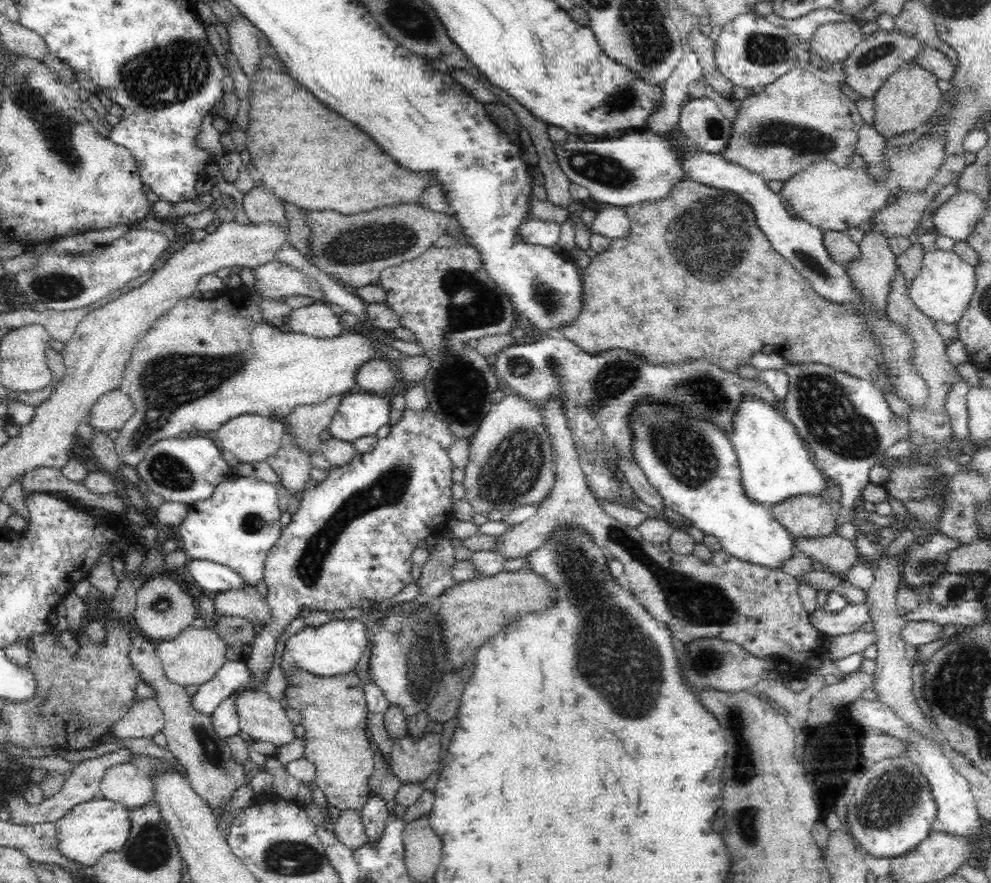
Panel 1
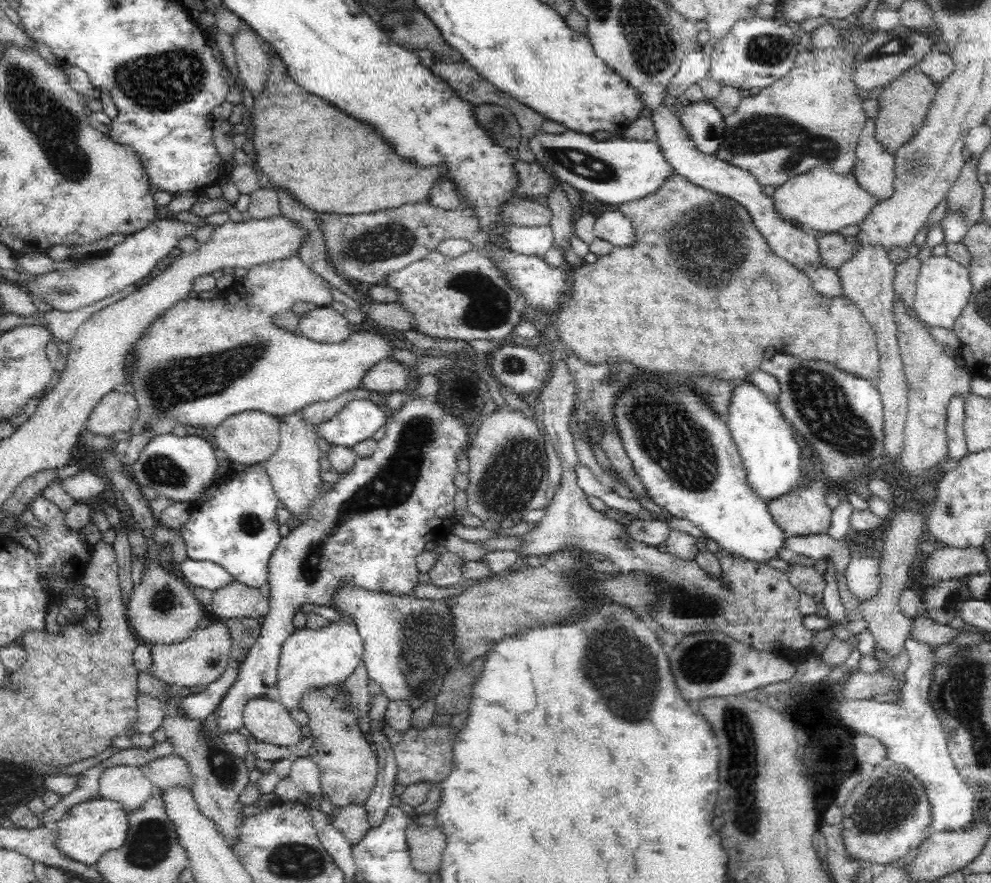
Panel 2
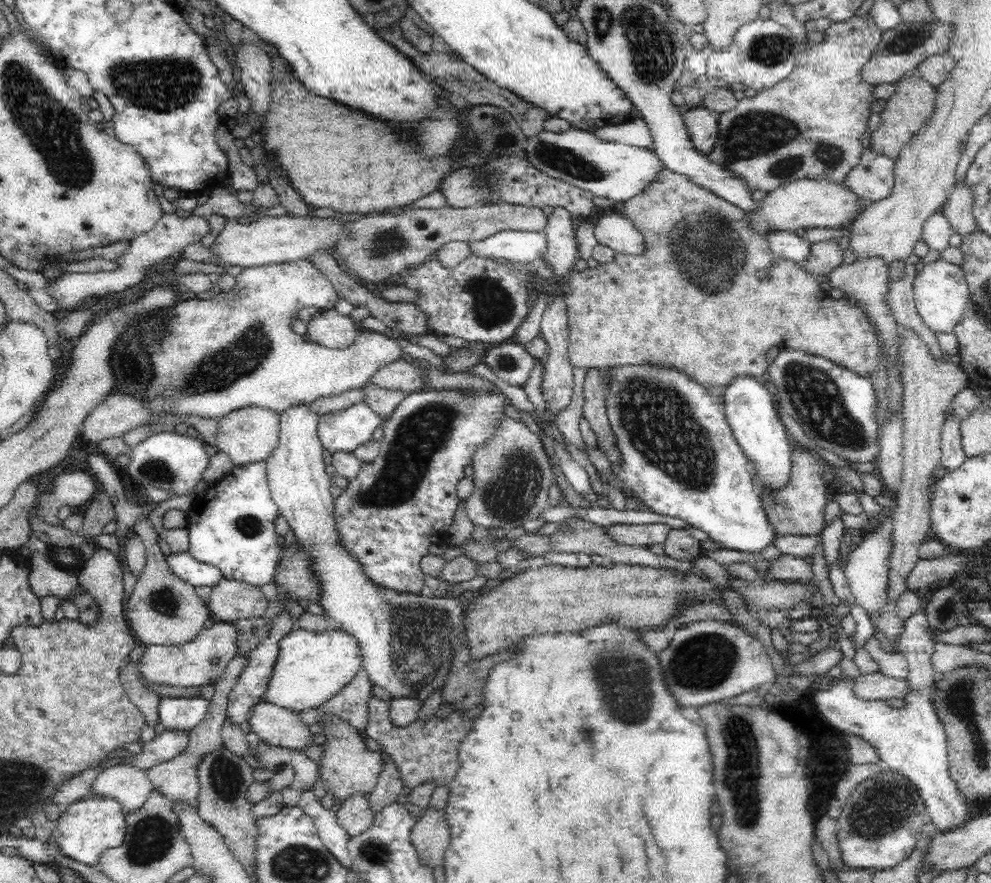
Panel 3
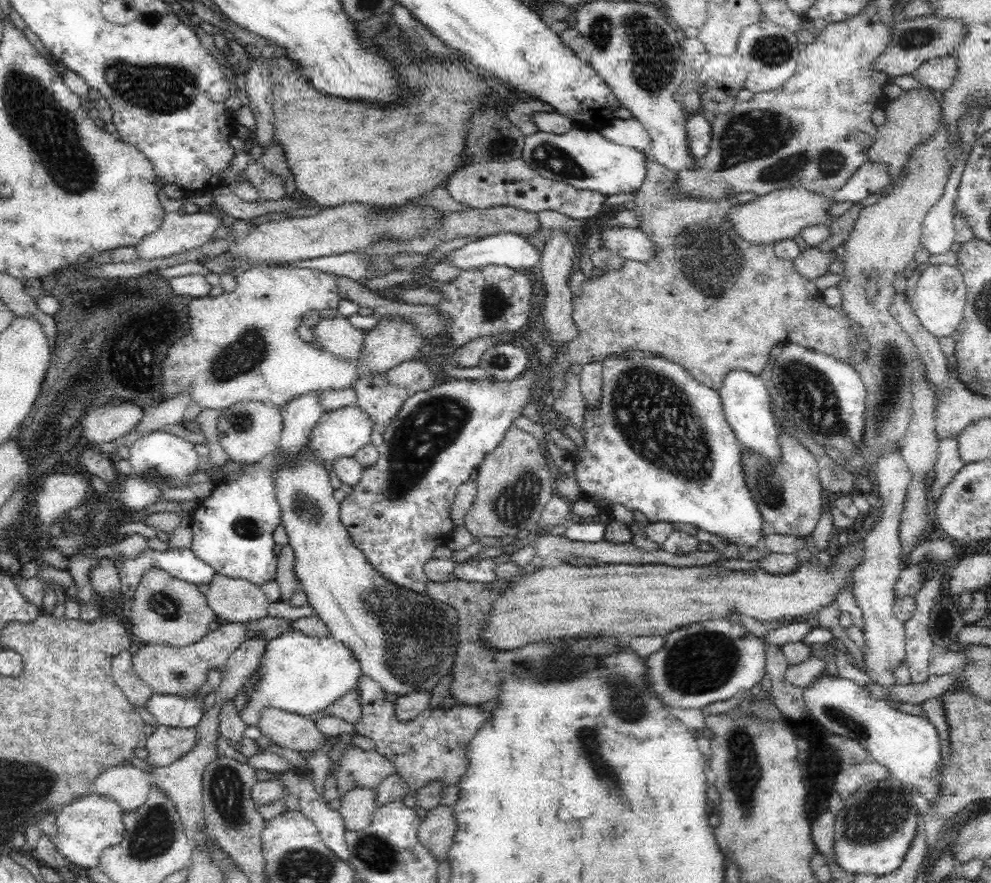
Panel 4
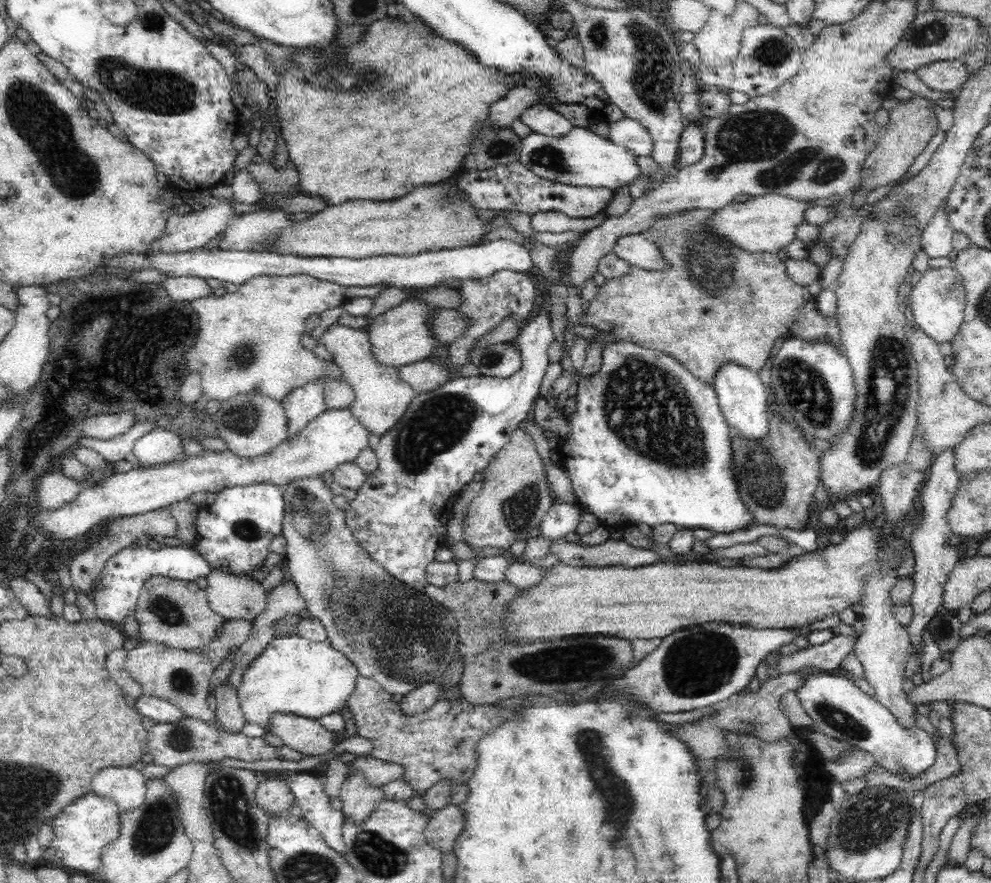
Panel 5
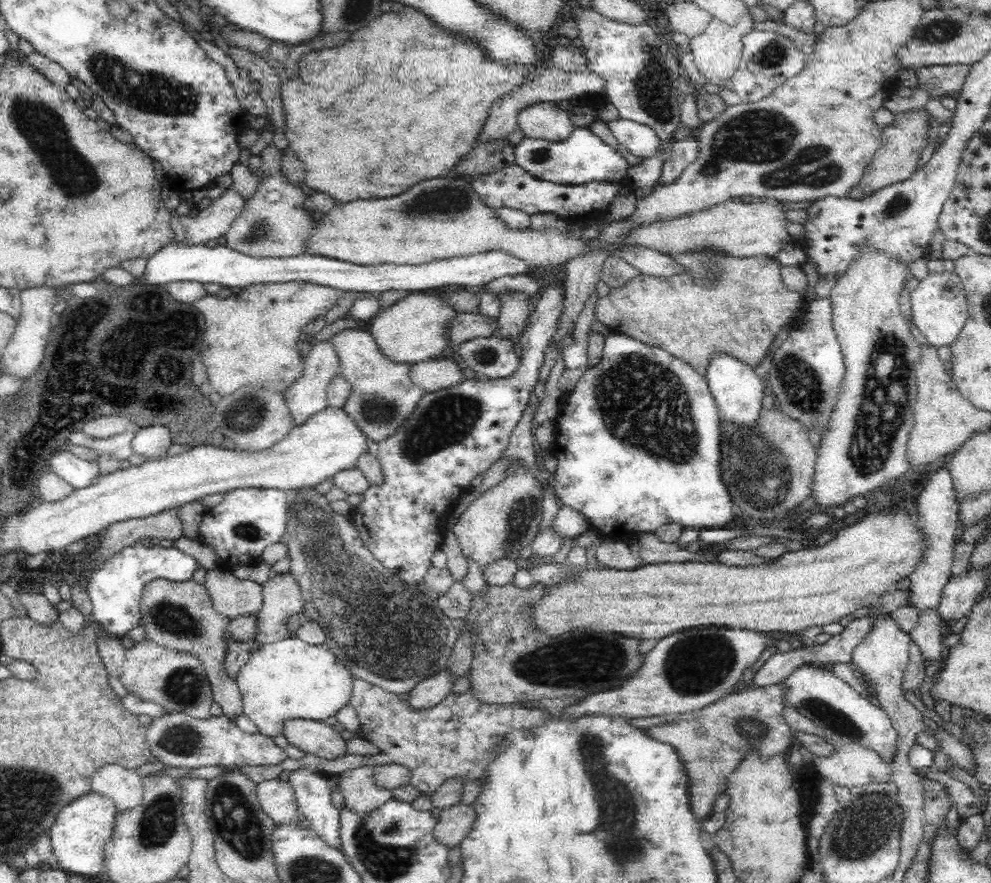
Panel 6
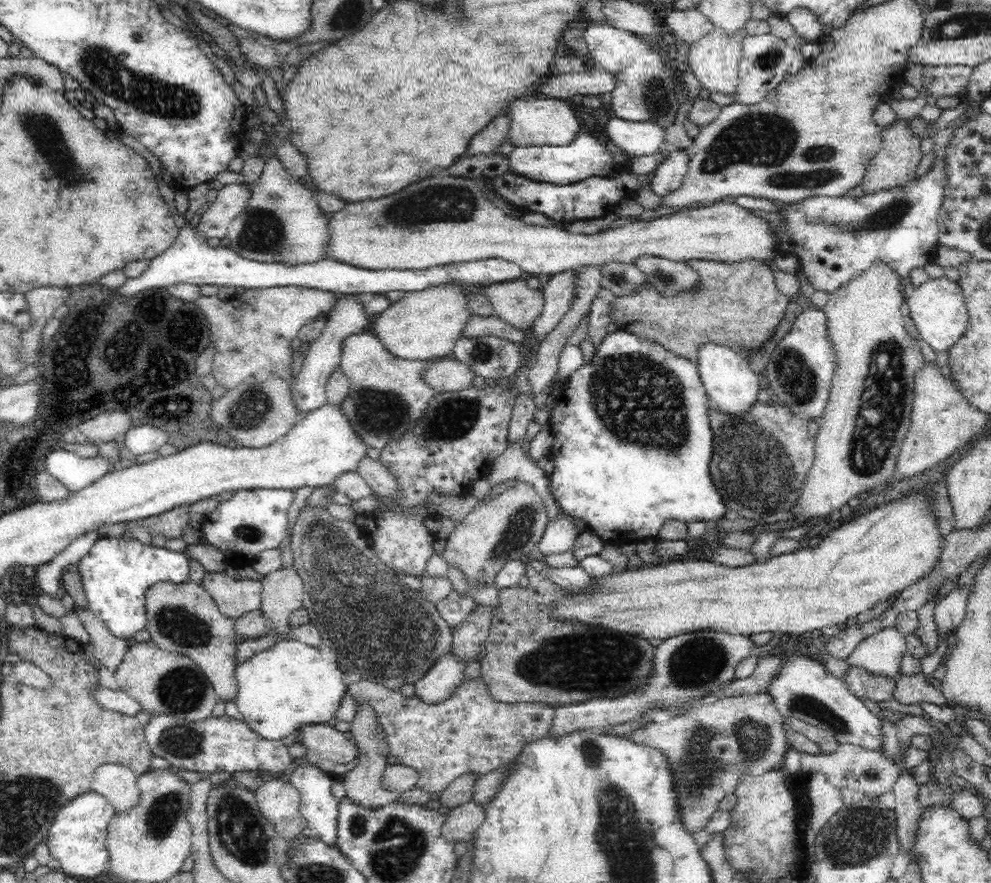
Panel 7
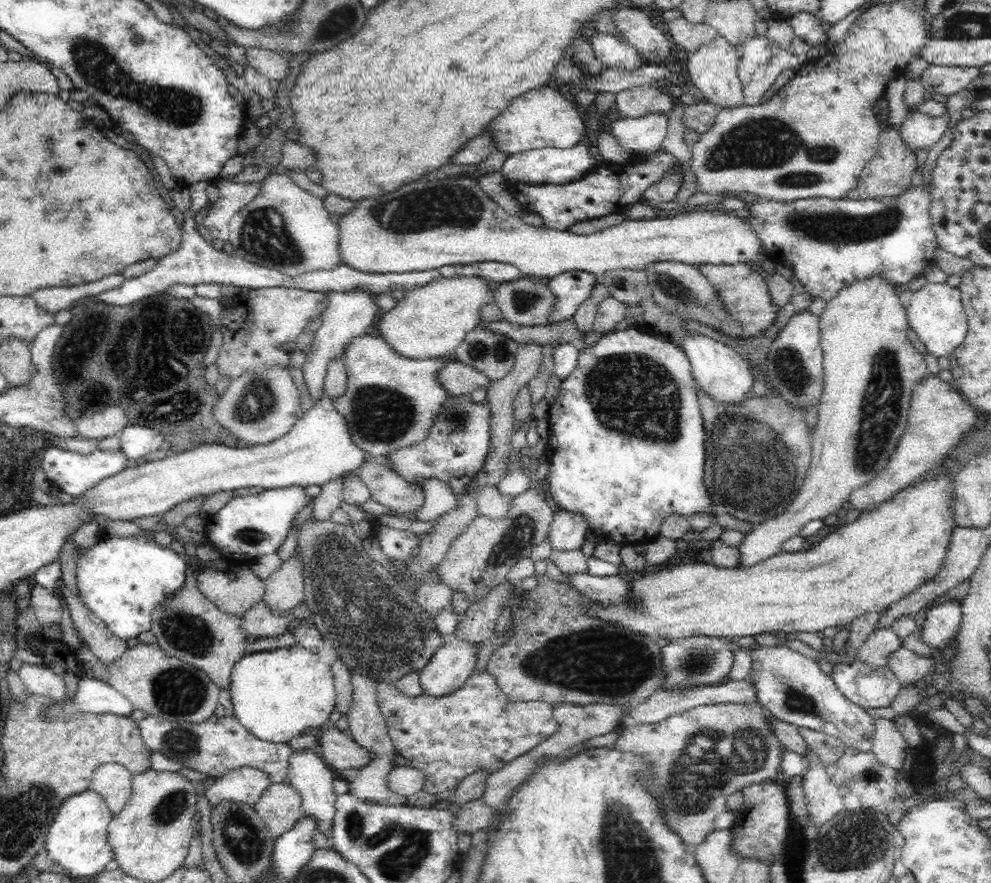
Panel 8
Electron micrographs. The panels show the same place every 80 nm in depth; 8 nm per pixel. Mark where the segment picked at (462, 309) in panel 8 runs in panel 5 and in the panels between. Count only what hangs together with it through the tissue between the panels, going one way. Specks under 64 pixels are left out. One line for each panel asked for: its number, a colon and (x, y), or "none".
5: (401, 336)
6: (415, 329)
7: (427, 324)

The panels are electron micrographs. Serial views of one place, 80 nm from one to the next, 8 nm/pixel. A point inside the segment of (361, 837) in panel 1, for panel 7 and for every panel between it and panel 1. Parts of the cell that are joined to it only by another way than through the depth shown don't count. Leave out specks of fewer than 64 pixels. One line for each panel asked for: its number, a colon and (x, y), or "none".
2: (352, 820)
3: (355, 815)
4: (358, 805)
5: (360, 799)
6: (361, 794)
7: (363, 784)

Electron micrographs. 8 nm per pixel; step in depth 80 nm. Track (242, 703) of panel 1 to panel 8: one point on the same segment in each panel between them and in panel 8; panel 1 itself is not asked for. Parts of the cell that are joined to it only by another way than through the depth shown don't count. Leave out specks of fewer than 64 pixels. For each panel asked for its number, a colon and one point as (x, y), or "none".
2: (268, 720)
3: (279, 727)
4: (287, 729)
5: (308, 736)
6: (318, 738)
7: (331, 744)
8: (341, 753)

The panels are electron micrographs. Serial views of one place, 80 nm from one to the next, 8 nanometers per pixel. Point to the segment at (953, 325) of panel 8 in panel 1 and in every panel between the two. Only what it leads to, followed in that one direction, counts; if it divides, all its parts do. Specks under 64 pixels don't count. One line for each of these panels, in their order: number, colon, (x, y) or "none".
1: (945, 284)
2: (942, 290)
3: (940, 290)
4: (939, 300)
5: (938, 300)
6: (939, 307)
7: (937, 309)

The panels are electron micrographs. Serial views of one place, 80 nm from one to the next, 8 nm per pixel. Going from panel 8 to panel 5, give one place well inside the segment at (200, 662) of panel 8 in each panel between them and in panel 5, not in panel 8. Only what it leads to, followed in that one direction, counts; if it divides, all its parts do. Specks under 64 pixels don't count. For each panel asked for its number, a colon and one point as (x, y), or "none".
5: (177, 614)
6: (180, 616)
7: (182, 618)

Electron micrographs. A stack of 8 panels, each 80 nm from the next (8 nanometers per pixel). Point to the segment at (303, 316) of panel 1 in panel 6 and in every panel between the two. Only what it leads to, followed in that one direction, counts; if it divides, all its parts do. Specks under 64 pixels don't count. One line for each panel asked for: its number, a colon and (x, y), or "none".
2: (323, 324)
3: (329, 328)
4: (337, 335)
5: (381, 397)
6: (382, 396)

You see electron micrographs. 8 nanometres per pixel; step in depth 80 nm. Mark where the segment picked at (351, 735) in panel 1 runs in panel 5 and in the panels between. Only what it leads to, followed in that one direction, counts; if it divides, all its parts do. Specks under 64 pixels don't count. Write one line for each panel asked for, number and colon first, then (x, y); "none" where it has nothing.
2: (348, 768)
3: (347, 766)
4: (356, 768)
5: (379, 773)

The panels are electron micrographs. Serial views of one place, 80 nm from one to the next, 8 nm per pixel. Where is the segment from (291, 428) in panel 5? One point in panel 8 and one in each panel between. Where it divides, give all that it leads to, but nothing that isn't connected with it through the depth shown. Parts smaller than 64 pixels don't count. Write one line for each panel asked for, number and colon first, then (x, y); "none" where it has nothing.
6: (307, 395)
7: (348, 316)
8: (346, 315)

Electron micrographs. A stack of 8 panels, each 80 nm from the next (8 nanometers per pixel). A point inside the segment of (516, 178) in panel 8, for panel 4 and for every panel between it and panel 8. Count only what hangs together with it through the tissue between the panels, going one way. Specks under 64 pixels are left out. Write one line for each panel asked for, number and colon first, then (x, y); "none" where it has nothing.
4: (586, 160)
5: (581, 158)
6: (584, 157)
7: (584, 157)

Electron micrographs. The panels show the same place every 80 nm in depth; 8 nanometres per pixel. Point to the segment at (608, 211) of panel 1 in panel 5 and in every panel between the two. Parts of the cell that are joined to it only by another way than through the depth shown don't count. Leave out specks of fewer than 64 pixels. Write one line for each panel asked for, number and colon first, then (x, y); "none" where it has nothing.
2: (612, 226)
3: (615, 231)
4: (633, 244)
5: (636, 250)

